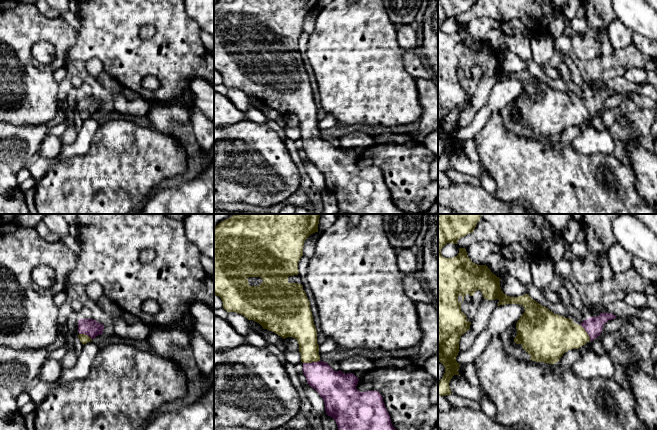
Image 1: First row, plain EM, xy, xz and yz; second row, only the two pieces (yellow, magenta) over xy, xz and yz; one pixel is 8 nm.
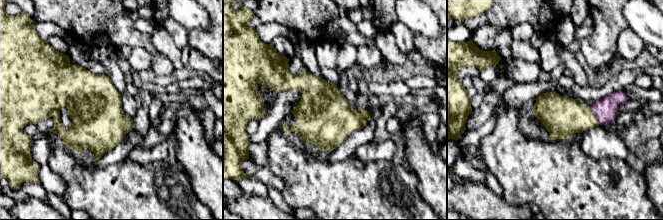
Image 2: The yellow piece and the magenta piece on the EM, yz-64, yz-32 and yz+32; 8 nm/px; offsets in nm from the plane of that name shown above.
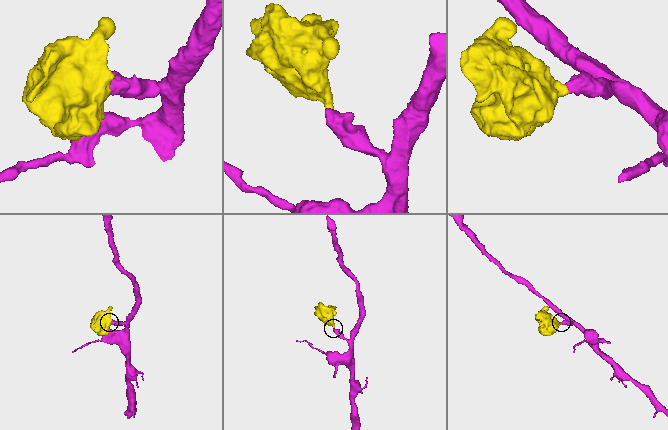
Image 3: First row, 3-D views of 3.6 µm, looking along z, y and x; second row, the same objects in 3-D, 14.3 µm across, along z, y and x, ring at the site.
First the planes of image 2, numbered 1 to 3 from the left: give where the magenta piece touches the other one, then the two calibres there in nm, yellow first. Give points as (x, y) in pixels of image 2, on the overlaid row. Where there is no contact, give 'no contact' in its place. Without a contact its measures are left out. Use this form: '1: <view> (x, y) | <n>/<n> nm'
1: no contact
2: no contact
3: yz+32 (595, 115) | 320/190 nm

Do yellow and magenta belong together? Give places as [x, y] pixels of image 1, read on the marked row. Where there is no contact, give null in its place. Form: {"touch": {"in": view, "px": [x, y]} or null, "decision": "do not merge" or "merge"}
{"touch": {"in": "xz", "px": [311, 361]}, "decision": "merge"}

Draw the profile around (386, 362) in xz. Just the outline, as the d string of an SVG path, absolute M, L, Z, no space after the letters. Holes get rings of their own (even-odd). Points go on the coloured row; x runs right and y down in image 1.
M384 357L374 361L374 368L382 369L382 368L404 368L407 367L414 362L408 358L395 358L395 357Z

